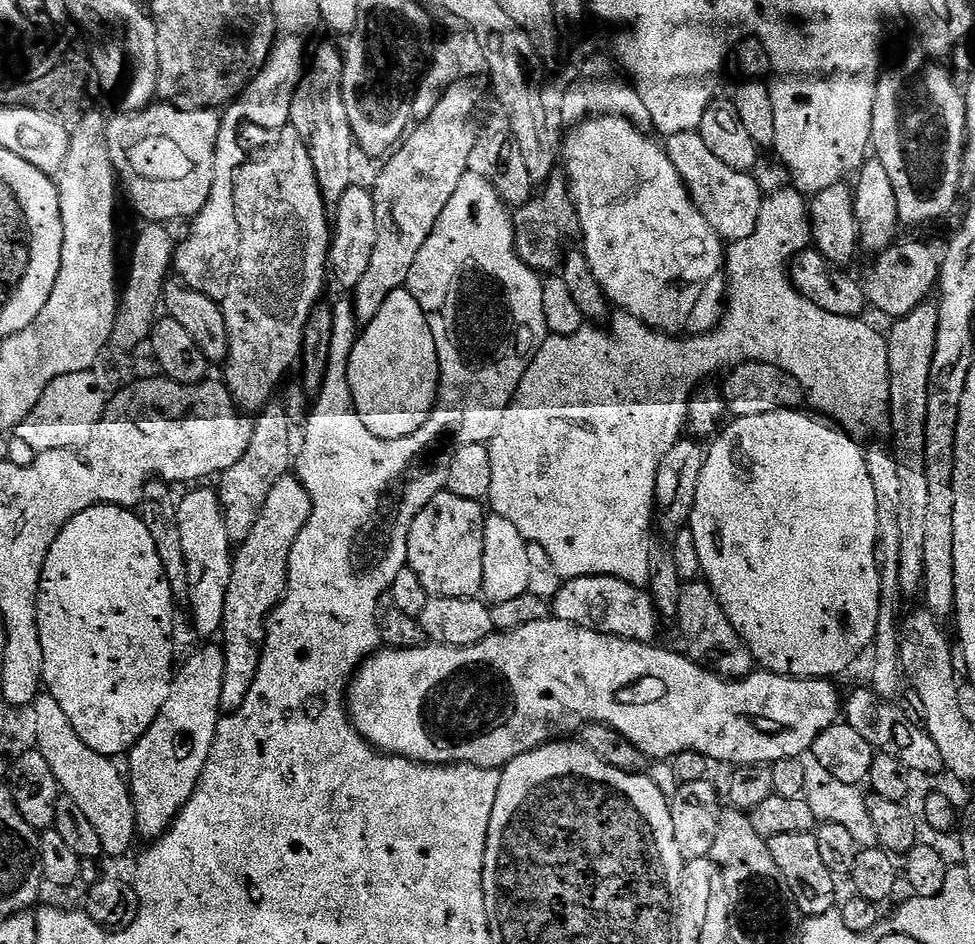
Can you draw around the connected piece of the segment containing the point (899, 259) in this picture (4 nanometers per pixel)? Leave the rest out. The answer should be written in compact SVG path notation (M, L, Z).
M908 240L905 244L893 243L891 248L879 253L876 260L862 275L864 294L868 303L884 316L899 318L910 314L919 304L925 303L928 296L937 291L940 282L941 257L928 244L920 240Z

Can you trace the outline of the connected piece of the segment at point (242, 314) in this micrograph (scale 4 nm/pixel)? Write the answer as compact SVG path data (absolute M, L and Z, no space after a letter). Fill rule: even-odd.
M288 134L285 140L262 149L257 156L249 155L236 172L234 210L240 227L240 253L236 277L222 301L228 331L228 369L222 380L241 409L259 410L273 399L272 391L281 387L280 379L299 361L306 322L312 309L321 303L324 276L326 280L330 272L330 212L320 193L314 162L310 162L304 141Z

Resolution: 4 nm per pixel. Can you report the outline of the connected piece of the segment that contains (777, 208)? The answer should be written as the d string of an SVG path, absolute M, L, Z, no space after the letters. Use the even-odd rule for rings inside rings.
M787 186L781 192L765 195L764 205L762 206L762 214L758 218L758 226L754 226L754 234L750 234L750 238L742 238L741 240L733 240L727 245L726 248L726 307L724 310L724 316L720 320L720 325L710 332L702 332L699 336L685 335L681 338L676 334L669 334L667 332L657 332L648 324L645 324L643 320L634 318L627 314L616 314L611 317L610 325L612 324L612 332L603 332L603 327L600 326L585 326L576 331L573 336L554 336L549 335L545 340L542 350L538 350L538 354L534 358L534 362L530 362L530 366L526 370L526 374L522 378L522 382L518 386L516 391L516 399L512 401L512 404L506 410L506 414L502 414L502 426L498 426L498 434L494 434L494 438L488 444L490 450L490 494L488 495L487 503L492 504L491 511L497 516L507 518L509 522L514 522L514 526L518 526L518 530L524 535L524 539L529 544L537 544L542 546L542 550L546 550L546 554L550 554L550 562L554 562L554 570L558 570L558 574L564 580L573 580L574 578L582 578L583 576L613 576L618 578L622 582L630 582L636 588L644 588L650 578L650 554L654 547L654 541L652 541L652 528L654 532L654 505L656 503L656 479L658 478L658 466L662 466L662 458L666 458L666 454L670 454L670 446L682 439L682 433L685 431L688 422L688 403L692 401L693 396L696 395L700 384L707 376L712 376L715 372L723 373L725 370L731 370L736 367L737 364L769 364L770 366L778 366L782 370L786 370L786 374L790 374L794 378L798 378L798 382L804 387L806 393L807 403L817 413L823 414L831 423L841 427L853 440L857 442L867 441L869 438L876 438L880 431L887 429L890 424L890 413L892 410L892 387L890 386L890 354L888 353L888 338L883 331L879 332L872 324L867 324L867 319L857 318L854 316L835 316L830 314L826 310L822 310L822 306L814 306L814 302L807 300L801 292L798 292L795 286L792 284L792 273L790 271L790 262L795 258L798 252L805 252L805 250L813 243L812 239L812 217L810 215L810 204L807 199L801 193L797 192L795 187Z

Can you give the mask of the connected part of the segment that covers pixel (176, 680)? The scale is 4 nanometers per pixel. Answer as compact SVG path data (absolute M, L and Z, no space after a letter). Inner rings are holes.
M223 647L200 648L184 665L179 665L173 675L170 694L166 694L166 702L162 702L162 710L158 718L142 734L142 738L127 753L127 779L130 781L132 801L136 807L136 835L141 841L159 840L168 827L176 821L176 815L186 806L186 802L194 794L200 784L202 774L206 770L206 762L210 758L210 750L214 746L216 727L222 715L222 682L226 674L226 658Z

